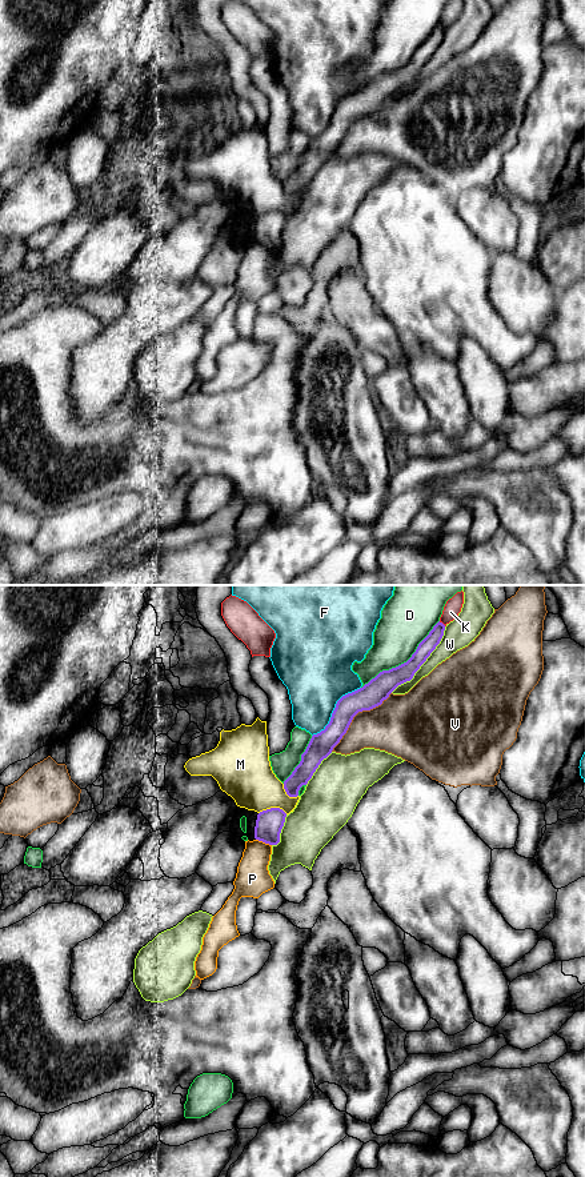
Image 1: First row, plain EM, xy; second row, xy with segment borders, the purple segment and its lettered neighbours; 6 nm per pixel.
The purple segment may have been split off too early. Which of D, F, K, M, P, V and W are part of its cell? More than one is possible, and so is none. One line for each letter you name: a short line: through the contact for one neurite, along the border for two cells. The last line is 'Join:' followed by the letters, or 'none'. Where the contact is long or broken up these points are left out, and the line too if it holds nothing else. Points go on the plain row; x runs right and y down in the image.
Join: none

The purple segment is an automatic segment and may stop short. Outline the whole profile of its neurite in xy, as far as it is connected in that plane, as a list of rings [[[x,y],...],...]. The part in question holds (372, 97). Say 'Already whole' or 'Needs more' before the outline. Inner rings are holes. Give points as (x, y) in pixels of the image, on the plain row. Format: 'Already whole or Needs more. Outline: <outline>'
Already whole. Outline: [[[438,24],[406,65],[380,75],[362,91],[342,99],[337,104],[329,127],[324,133],[312,139],[301,157],[300,167],[284,184],[284,192],[289,200],[298,199],[300,191],[308,187],[321,164],[332,156],[358,115],[381,108],[398,88],[413,81],[414,76],[440,47],[444,33],[445,28]]]

